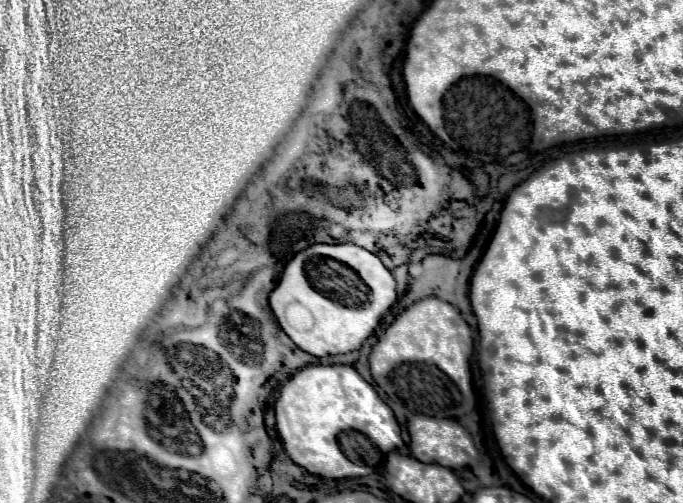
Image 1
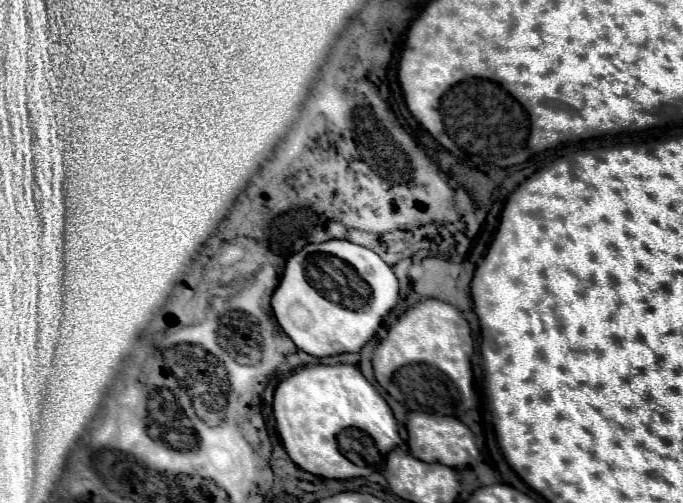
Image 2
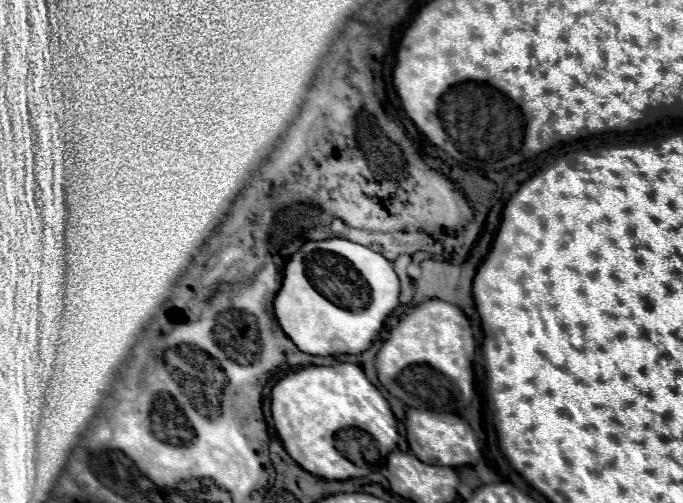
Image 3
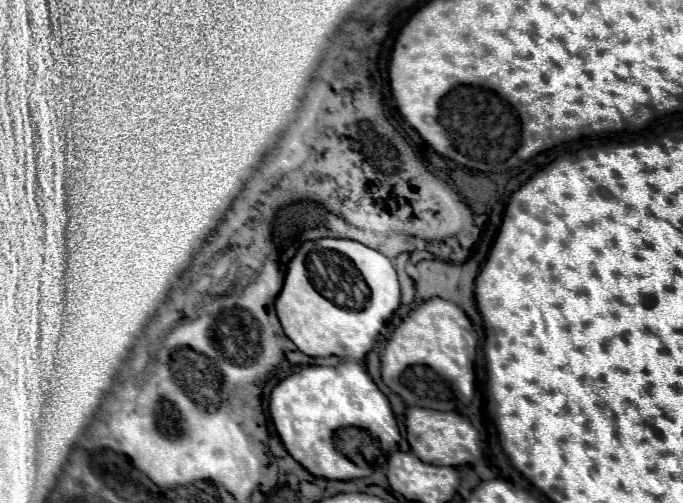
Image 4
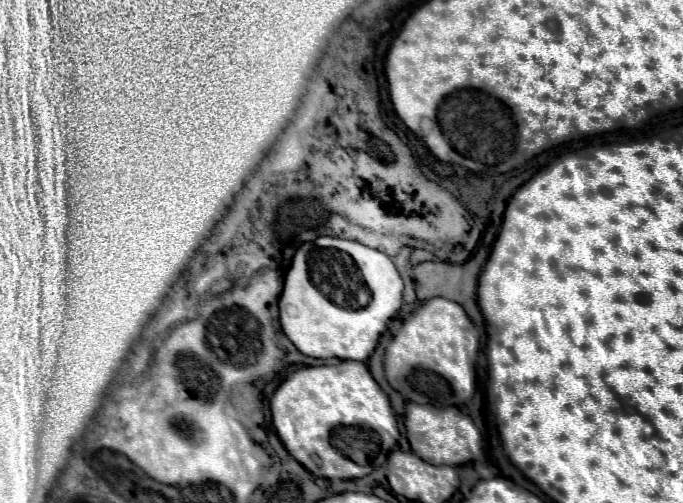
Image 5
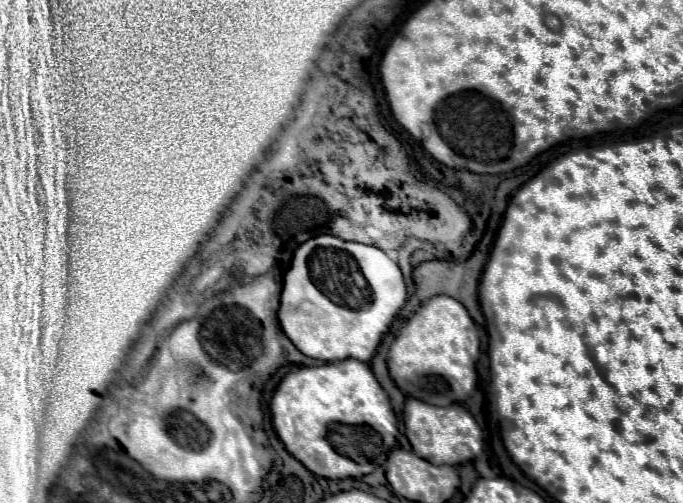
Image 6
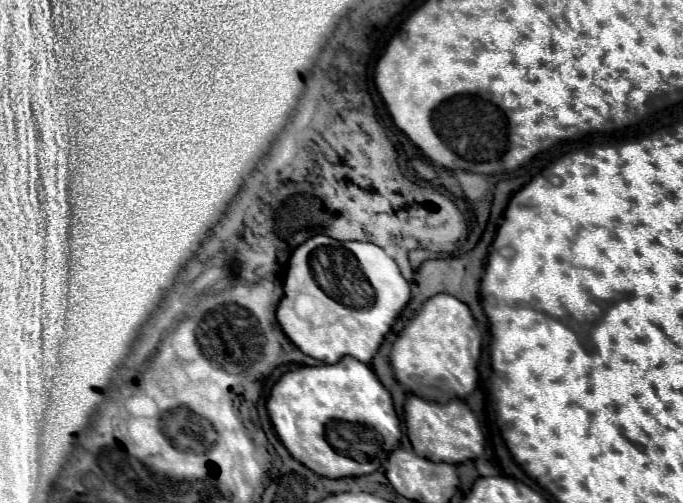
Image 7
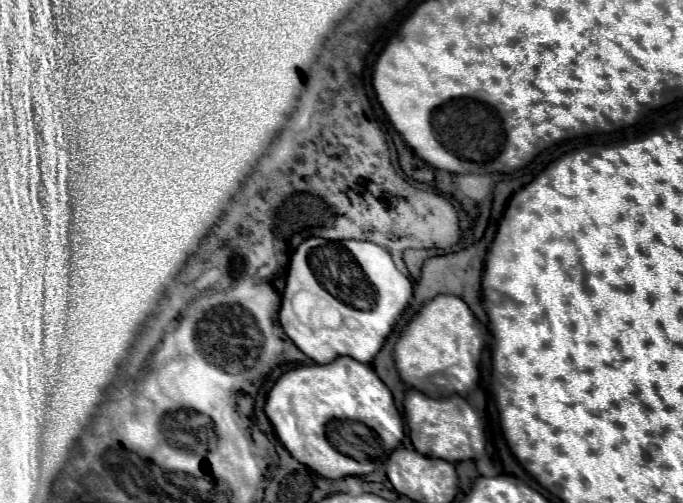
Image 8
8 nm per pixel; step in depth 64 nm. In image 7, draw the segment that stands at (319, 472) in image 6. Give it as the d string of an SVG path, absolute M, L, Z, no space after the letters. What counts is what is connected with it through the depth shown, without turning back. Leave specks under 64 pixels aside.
M344 356L336 364L320 364L320 366L300 366L282 374L282 378L274 384L270 398L266 402L266 410L272 424L286 446L286 450L302 462L306 468L324 478L346 478L346 476L364 476L379 469L374 461L357 462L344 454L338 454L324 438L324 424L330 420L346 420L364 424L370 428L378 428L384 438L386 450L394 450L402 438L400 420L394 412L392 396L382 386L372 368L352 356Z

